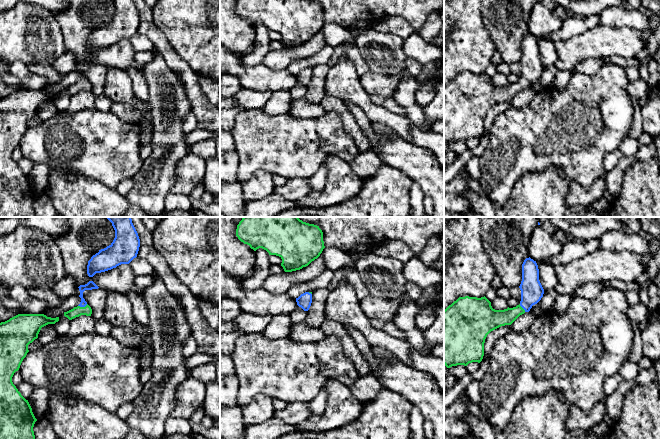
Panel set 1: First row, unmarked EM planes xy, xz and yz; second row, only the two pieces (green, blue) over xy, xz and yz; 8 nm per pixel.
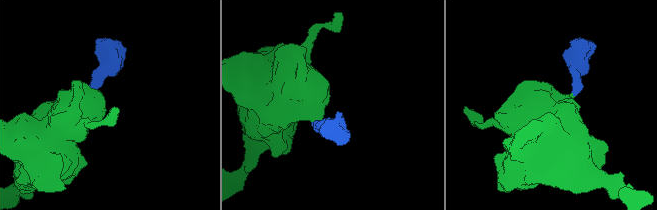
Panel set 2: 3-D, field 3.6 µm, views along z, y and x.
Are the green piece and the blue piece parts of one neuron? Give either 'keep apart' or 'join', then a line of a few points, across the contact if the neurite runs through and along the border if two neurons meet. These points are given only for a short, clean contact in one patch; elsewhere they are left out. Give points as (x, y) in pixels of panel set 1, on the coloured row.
join; line xy (77, 311), (82, 307), (81, 291), (90, 285)

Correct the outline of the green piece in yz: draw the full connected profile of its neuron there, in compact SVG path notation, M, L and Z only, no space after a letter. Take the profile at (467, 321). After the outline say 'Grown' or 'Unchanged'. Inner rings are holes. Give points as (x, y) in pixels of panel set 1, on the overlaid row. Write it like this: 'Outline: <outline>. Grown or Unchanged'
Outline: M530 257L522 264L519 288L521 301L513 308L495 310L485 296L465 296L444 310L444 365L447 368L480 363L487 335L501 326L511 325L541 300L544 289L539 281L538 265Z. Grown

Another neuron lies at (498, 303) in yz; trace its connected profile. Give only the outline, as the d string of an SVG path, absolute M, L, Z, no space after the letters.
M496 297L491 301L491 306L495 310L504 310L508 308L507 300L501 297Z

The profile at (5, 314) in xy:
M0 307L0 323L5 322L16 315L18 315L18 313Z

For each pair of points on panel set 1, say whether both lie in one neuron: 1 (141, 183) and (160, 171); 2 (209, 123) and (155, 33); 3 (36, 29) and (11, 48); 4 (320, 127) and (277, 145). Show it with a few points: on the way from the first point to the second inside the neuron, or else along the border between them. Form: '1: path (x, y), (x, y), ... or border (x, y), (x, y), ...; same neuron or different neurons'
1: path (146, 183), (155, 176); same neuron
2: path (198, 101), (193, 92), (189, 77), (169, 55); same neuron
3: path (30, 33), (26, 33), (17, 42); same neuron
4: path (309, 135), (303, 141), (295, 141), (288, 145); same neuron

